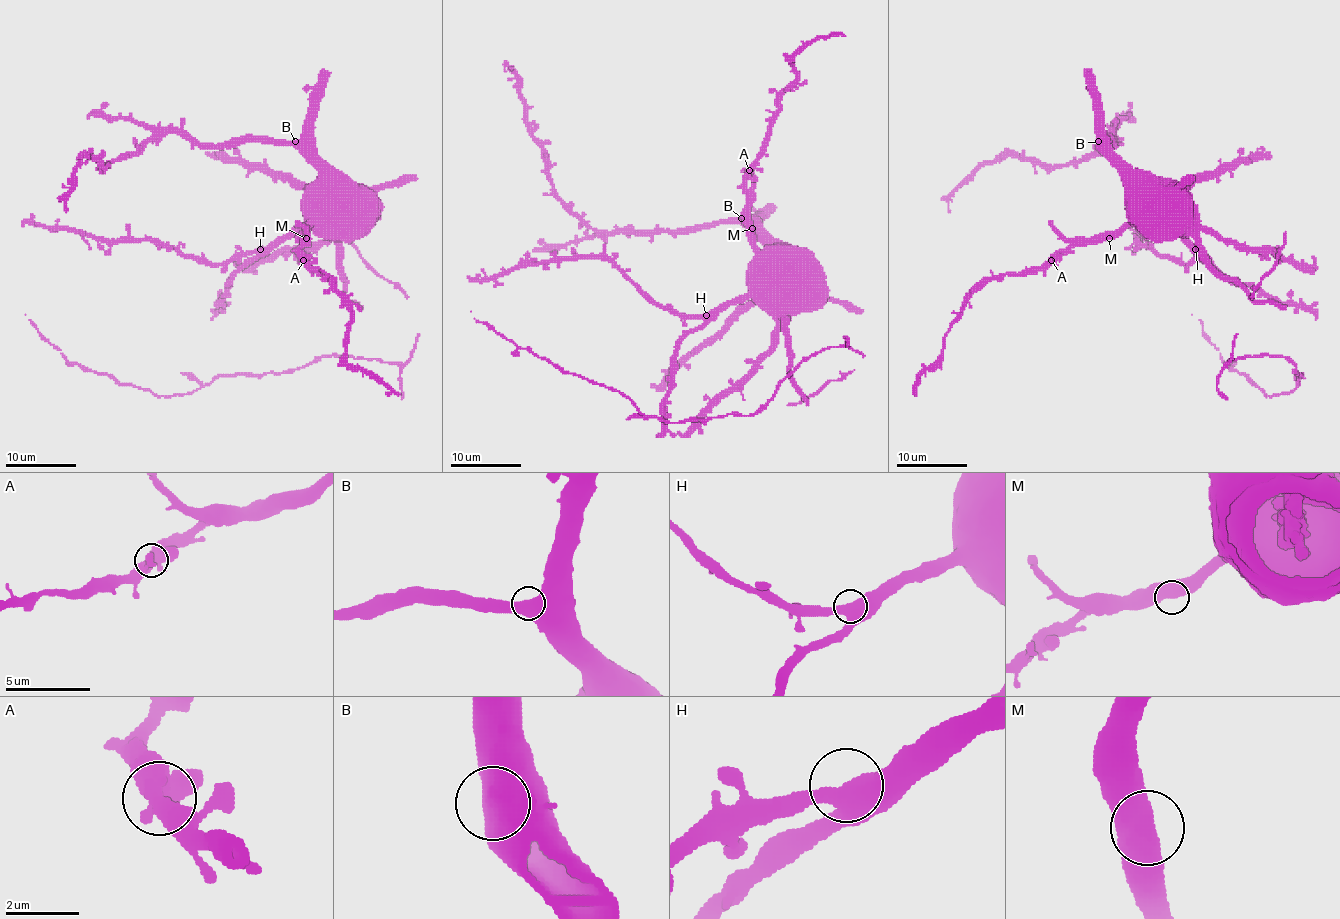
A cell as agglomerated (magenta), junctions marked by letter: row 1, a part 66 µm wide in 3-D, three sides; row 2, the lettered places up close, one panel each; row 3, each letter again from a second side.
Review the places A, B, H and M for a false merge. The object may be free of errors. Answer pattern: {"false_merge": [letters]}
{"false_merge": []}

